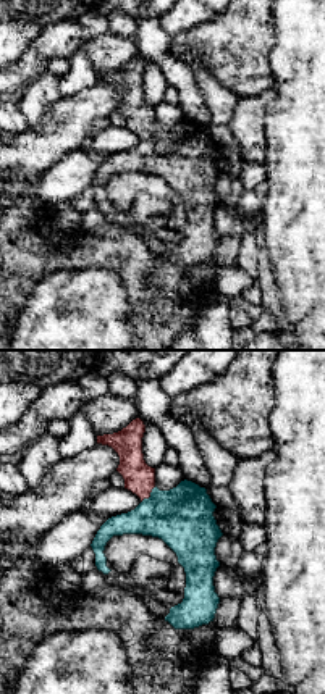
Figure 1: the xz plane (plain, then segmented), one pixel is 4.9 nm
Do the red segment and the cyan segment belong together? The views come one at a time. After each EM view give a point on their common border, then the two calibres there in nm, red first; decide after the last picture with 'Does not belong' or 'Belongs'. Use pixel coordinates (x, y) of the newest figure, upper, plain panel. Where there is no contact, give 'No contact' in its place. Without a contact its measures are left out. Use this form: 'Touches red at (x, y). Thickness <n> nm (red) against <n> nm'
Touches red at (149, 134). Thickness 160 nm (red) against 300 nm

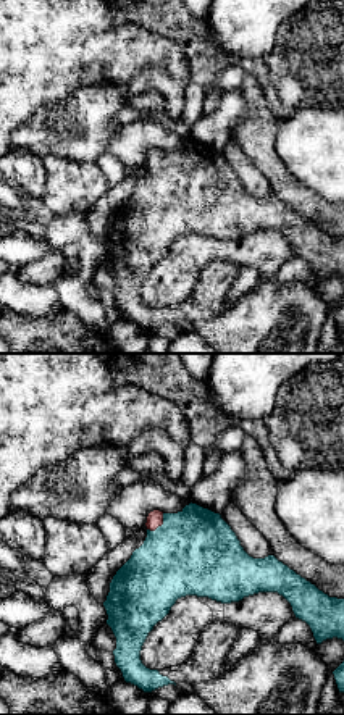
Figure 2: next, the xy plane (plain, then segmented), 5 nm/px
Touches red at (159, 163). Thickness 80 nm (red) against 440 nm

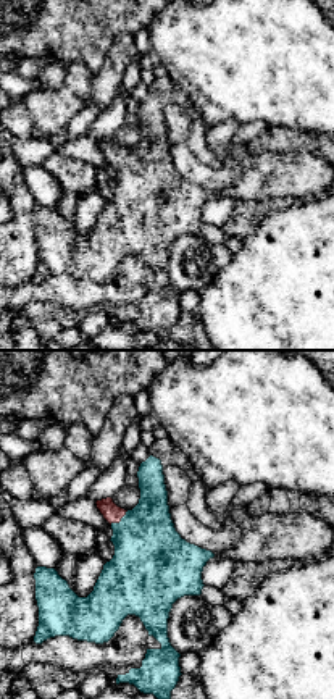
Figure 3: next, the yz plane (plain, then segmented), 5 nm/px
Touches red at (120, 159). Thickness 90 nm (red) against 380 nm

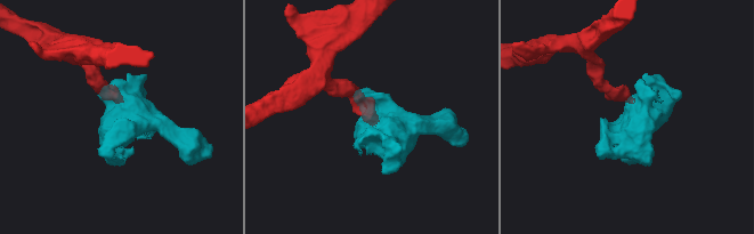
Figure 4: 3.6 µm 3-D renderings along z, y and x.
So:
Belongs

